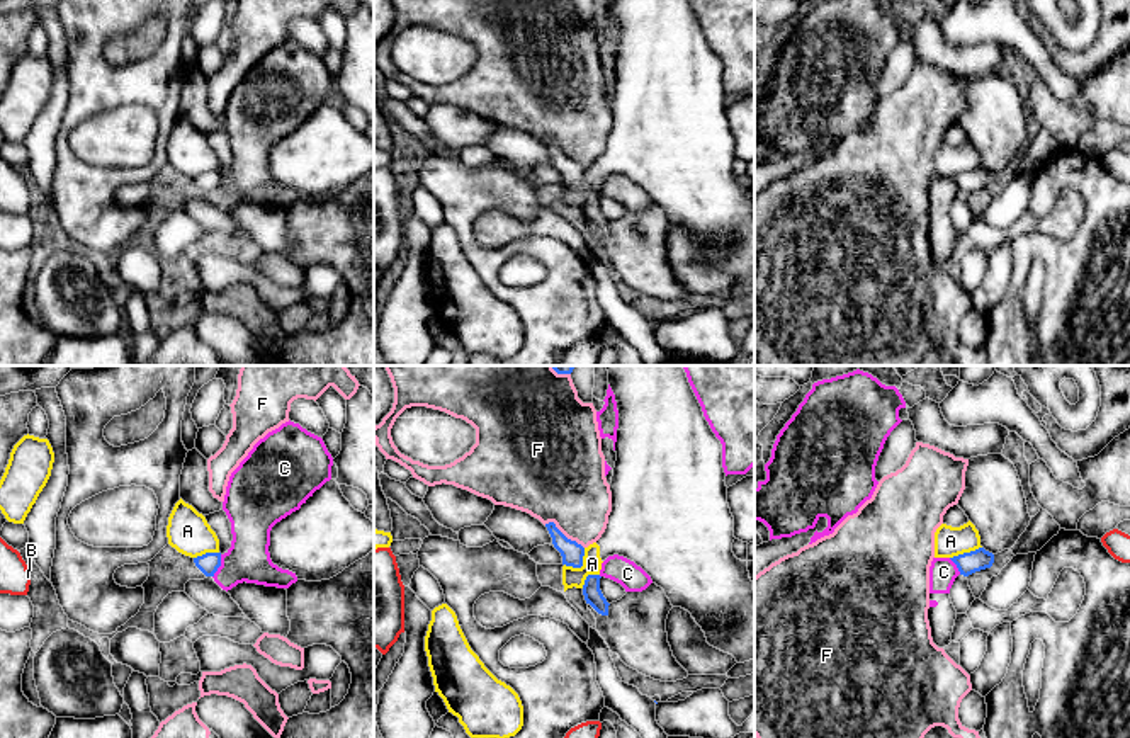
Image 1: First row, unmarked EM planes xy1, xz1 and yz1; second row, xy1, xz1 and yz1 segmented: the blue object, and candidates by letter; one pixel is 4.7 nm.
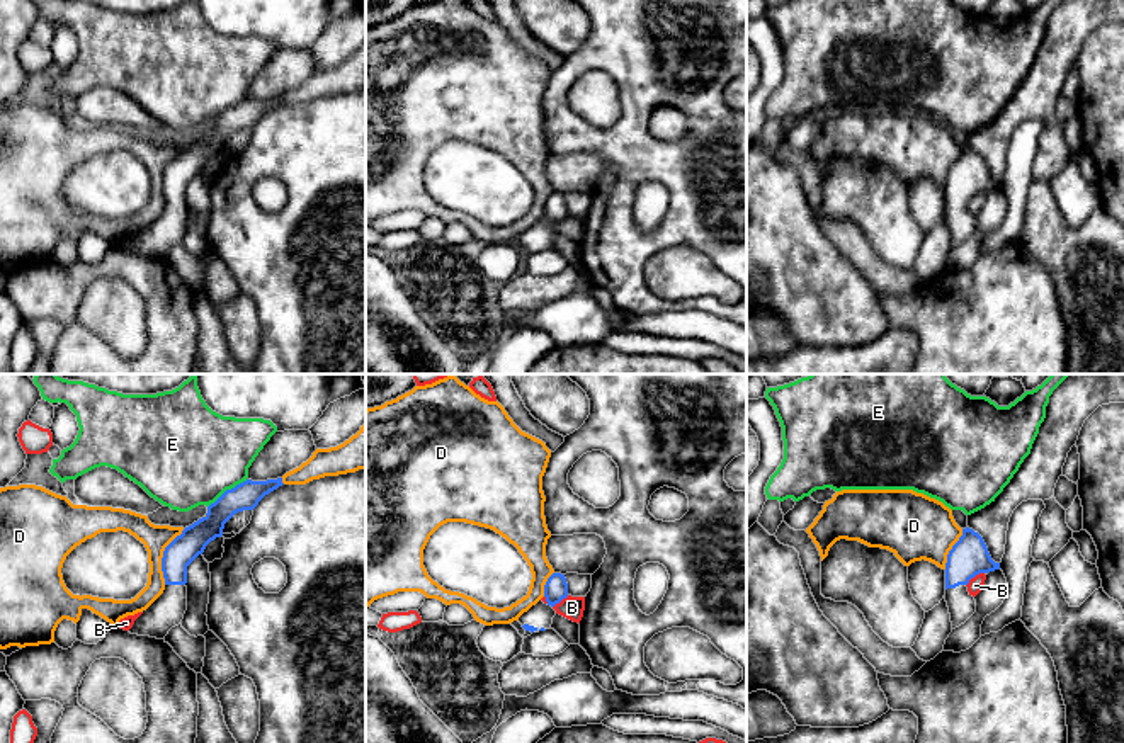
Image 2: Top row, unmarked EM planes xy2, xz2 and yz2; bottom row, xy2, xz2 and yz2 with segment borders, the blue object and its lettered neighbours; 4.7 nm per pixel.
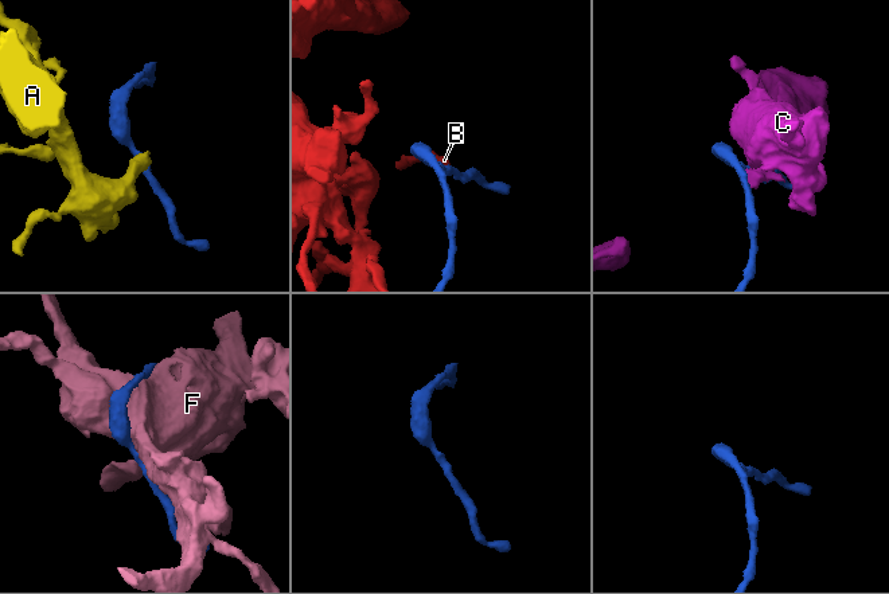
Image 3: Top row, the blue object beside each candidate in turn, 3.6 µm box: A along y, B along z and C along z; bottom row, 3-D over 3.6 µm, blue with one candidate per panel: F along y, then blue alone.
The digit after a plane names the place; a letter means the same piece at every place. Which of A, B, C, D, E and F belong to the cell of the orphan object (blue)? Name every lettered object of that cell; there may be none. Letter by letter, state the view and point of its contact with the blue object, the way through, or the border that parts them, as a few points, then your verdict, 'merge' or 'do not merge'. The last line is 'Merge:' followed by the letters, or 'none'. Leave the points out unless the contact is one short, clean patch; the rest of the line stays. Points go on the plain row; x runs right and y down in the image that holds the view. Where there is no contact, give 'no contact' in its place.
A: xz1 (581, 184) | along xz1 (585, 167), (580, 186), (564, 184) | do not merge
B: yz2 (973, 196) | do not merge
C: xy1 (220, 184) | along xy1 (221, 174), (221, 184), (213, 196) | do not merge
D: xy2 (164, 175) | do not merge
E: xy2 (227, 109) | do not merge
F: xz1 (563, 153) | do not merge
Merge: none

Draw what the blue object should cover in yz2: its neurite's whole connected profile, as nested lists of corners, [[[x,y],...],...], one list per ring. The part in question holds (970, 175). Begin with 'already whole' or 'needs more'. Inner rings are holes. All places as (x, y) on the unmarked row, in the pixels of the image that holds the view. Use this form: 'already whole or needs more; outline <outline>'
needs more; outline [[[962,148],[962,155],[952,165],[945,182],[945,221],[952,248],[964,243],[976,231],[976,219],[968,211],[968,202],[979,192],[1000,189],[988,172],[983,156],[973,148]]]

